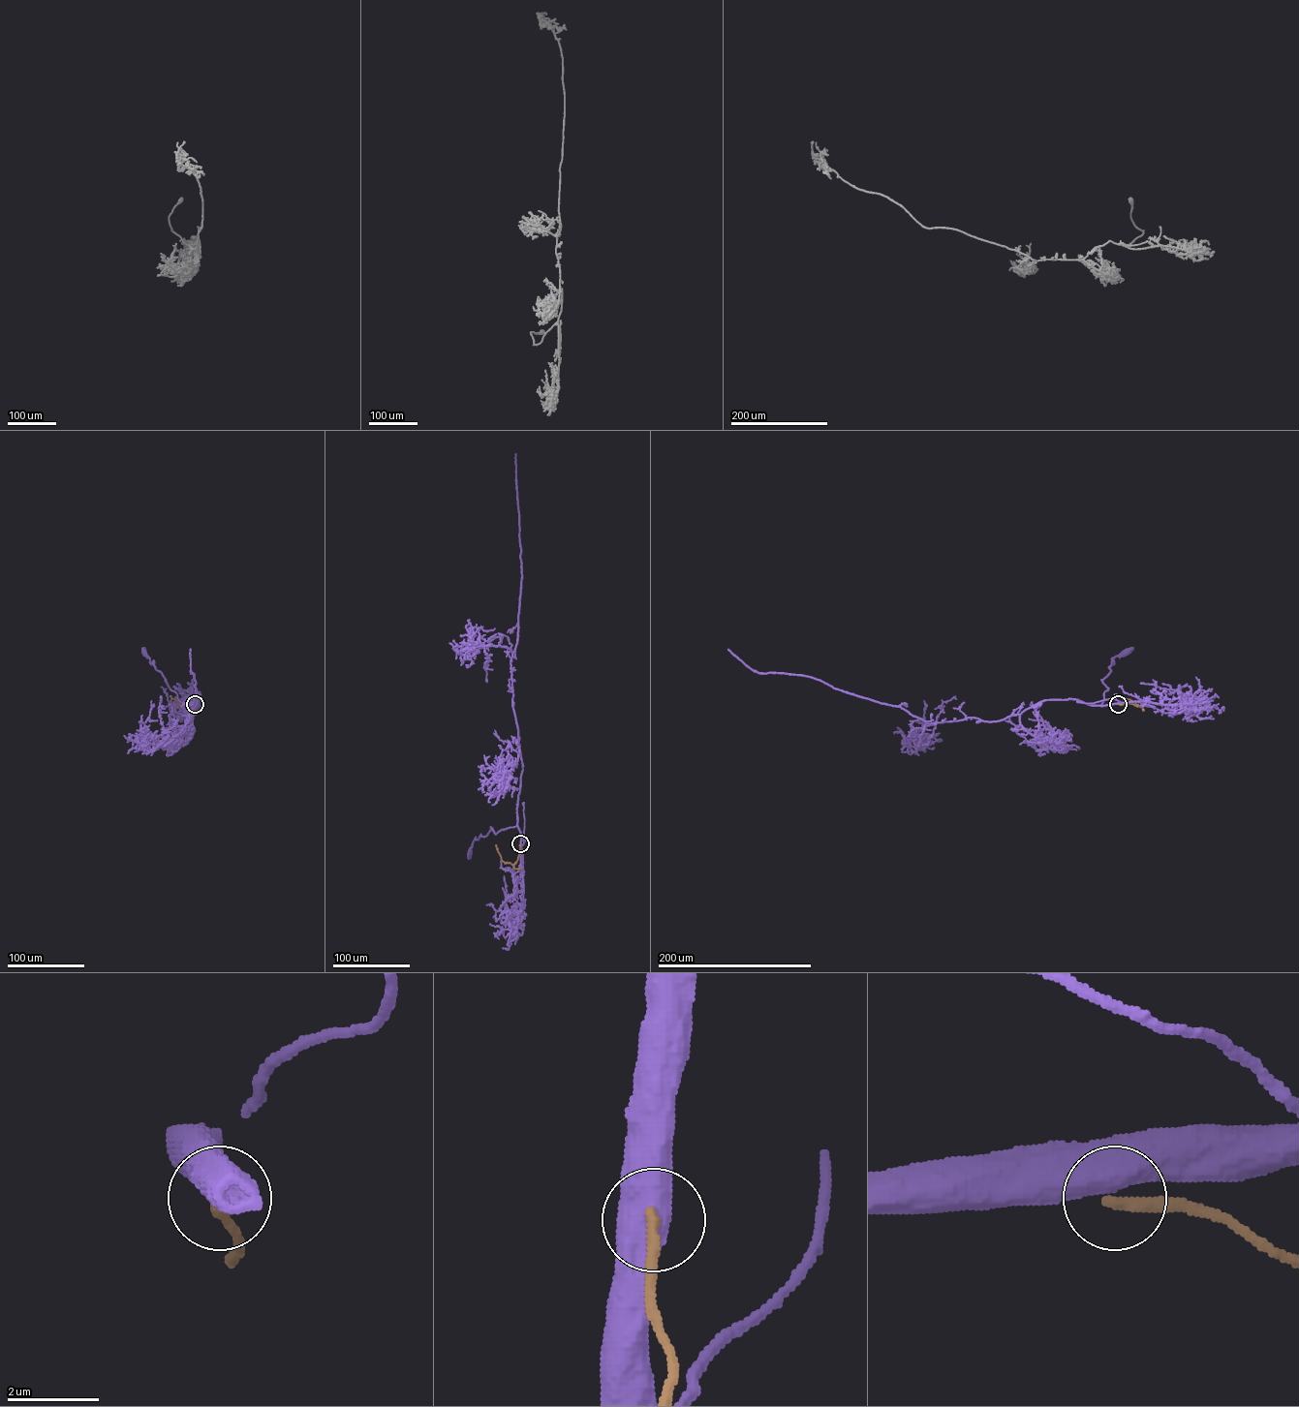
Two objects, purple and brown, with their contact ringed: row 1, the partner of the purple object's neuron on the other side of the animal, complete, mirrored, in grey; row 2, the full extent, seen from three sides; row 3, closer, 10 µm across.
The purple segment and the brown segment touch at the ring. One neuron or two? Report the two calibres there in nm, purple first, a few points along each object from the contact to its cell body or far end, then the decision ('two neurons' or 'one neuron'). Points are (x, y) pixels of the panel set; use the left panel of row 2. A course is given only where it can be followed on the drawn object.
800/280 nm | purple via (195, 704), (187, 706), (181, 703), (143, 652) | brown via (195, 704), (179, 705), (170, 695) | two neurons

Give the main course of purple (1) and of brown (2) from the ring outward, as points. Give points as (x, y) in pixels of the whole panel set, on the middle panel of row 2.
1: (520, 843), (516, 826), (496, 834), (491, 827), (485, 836), (475, 838), (469, 853)
2: (520, 843), (513, 864), (502, 860), (496, 844)

